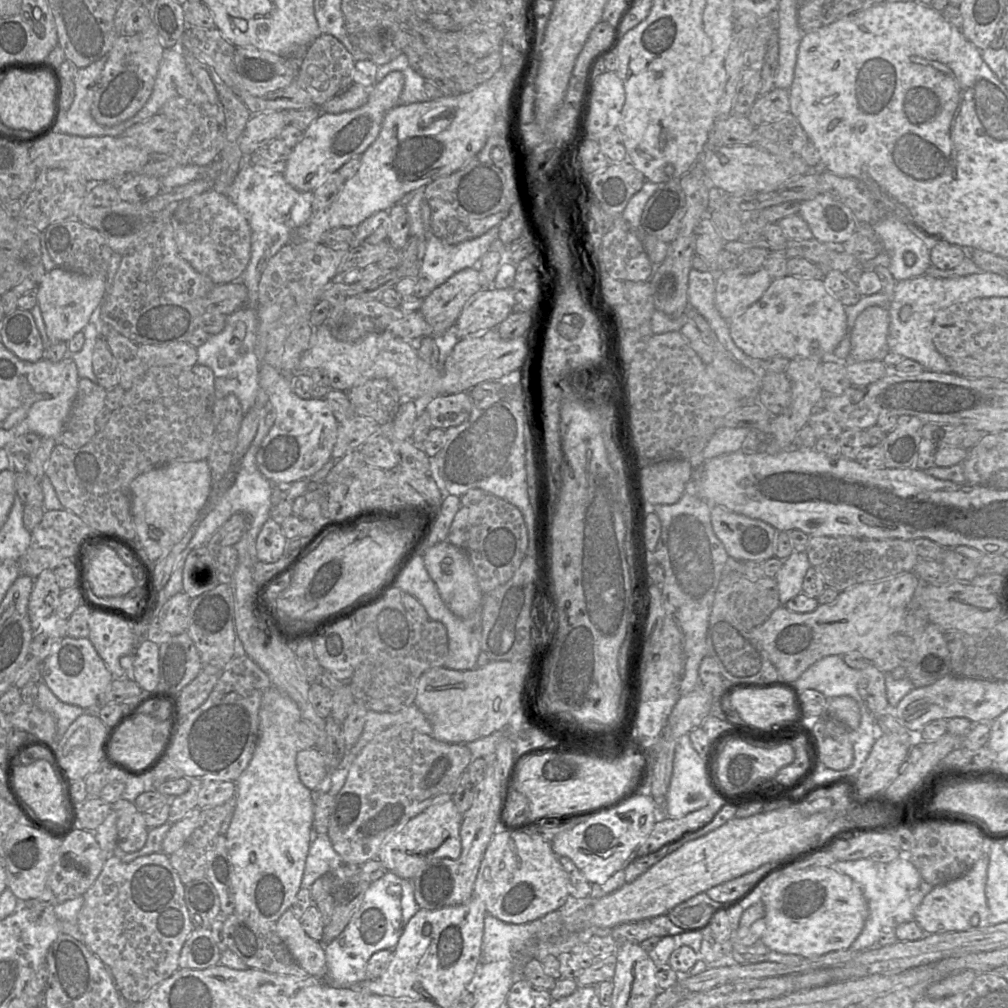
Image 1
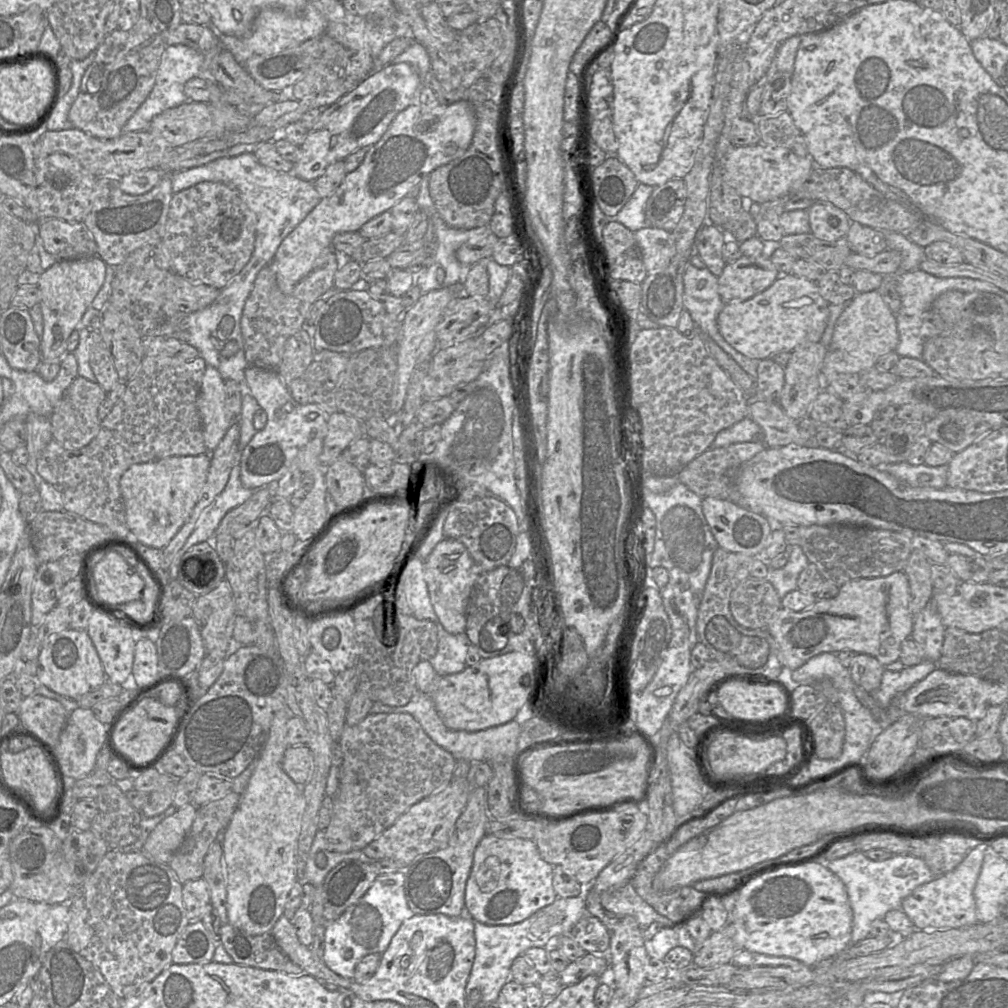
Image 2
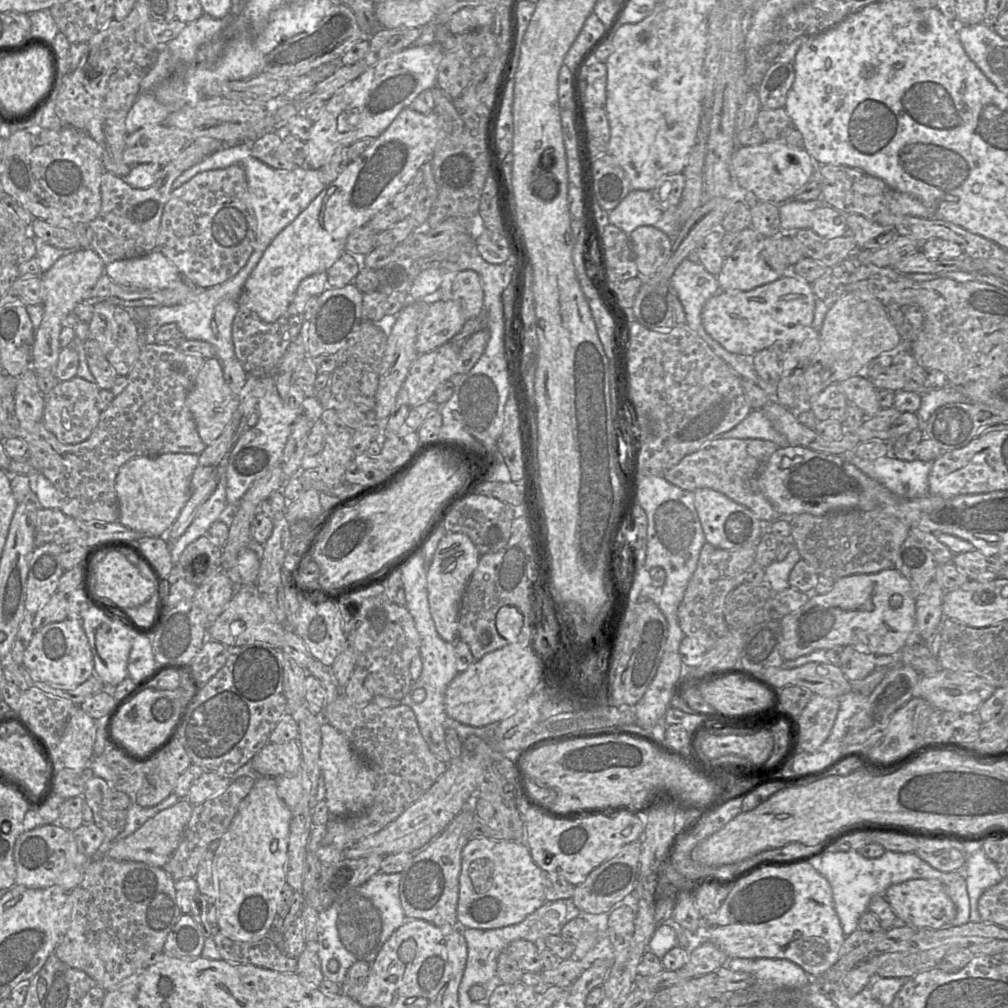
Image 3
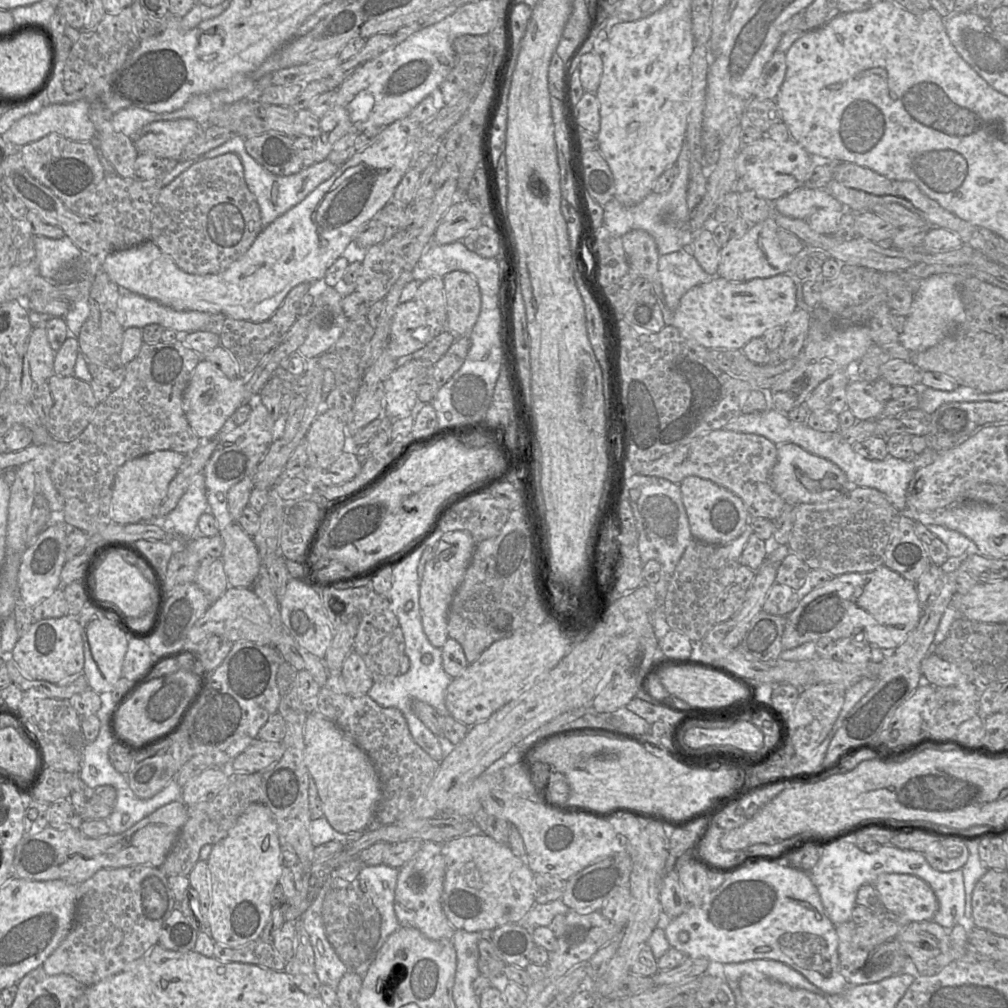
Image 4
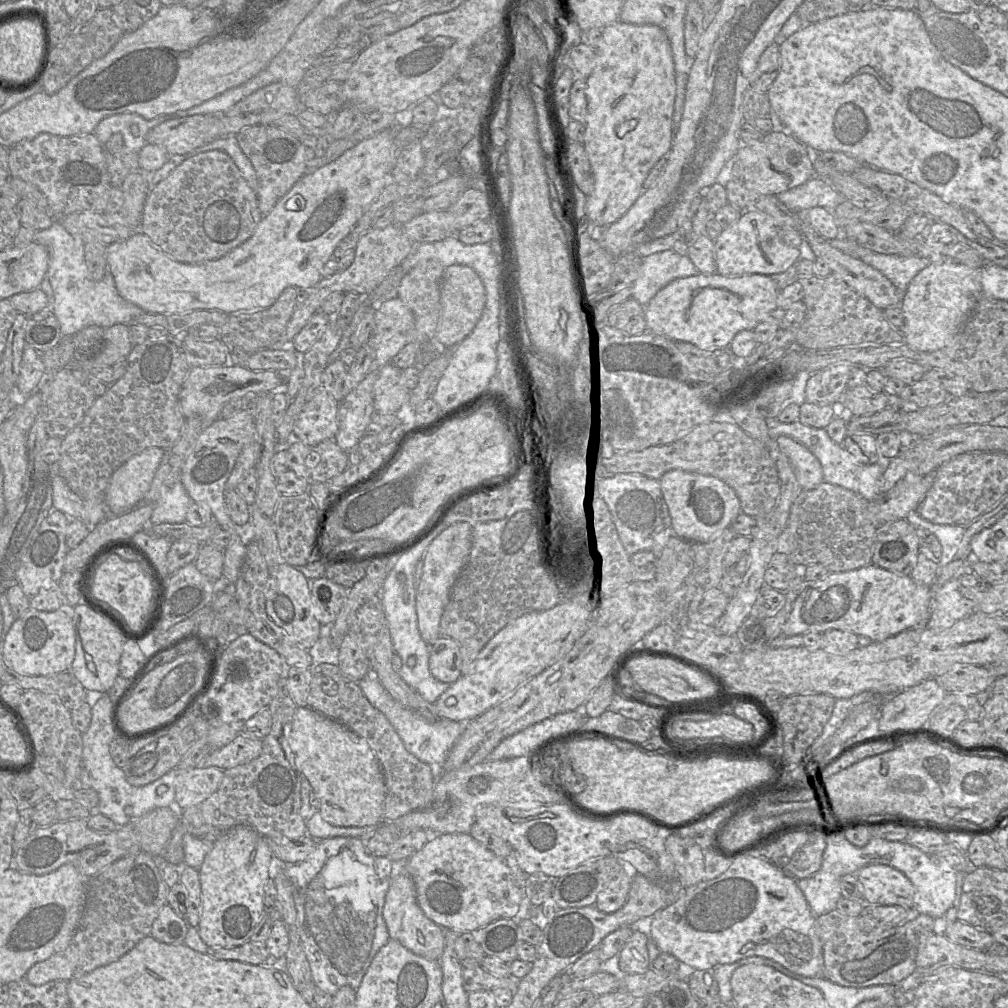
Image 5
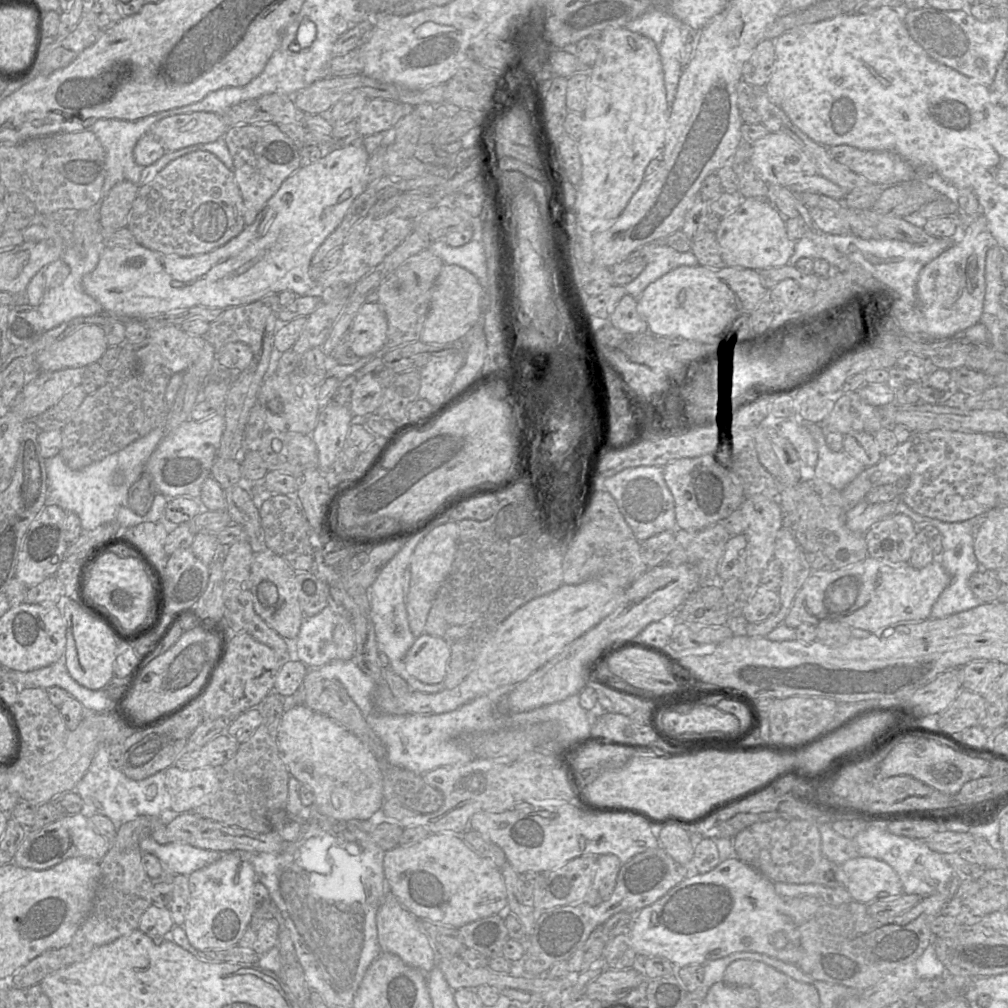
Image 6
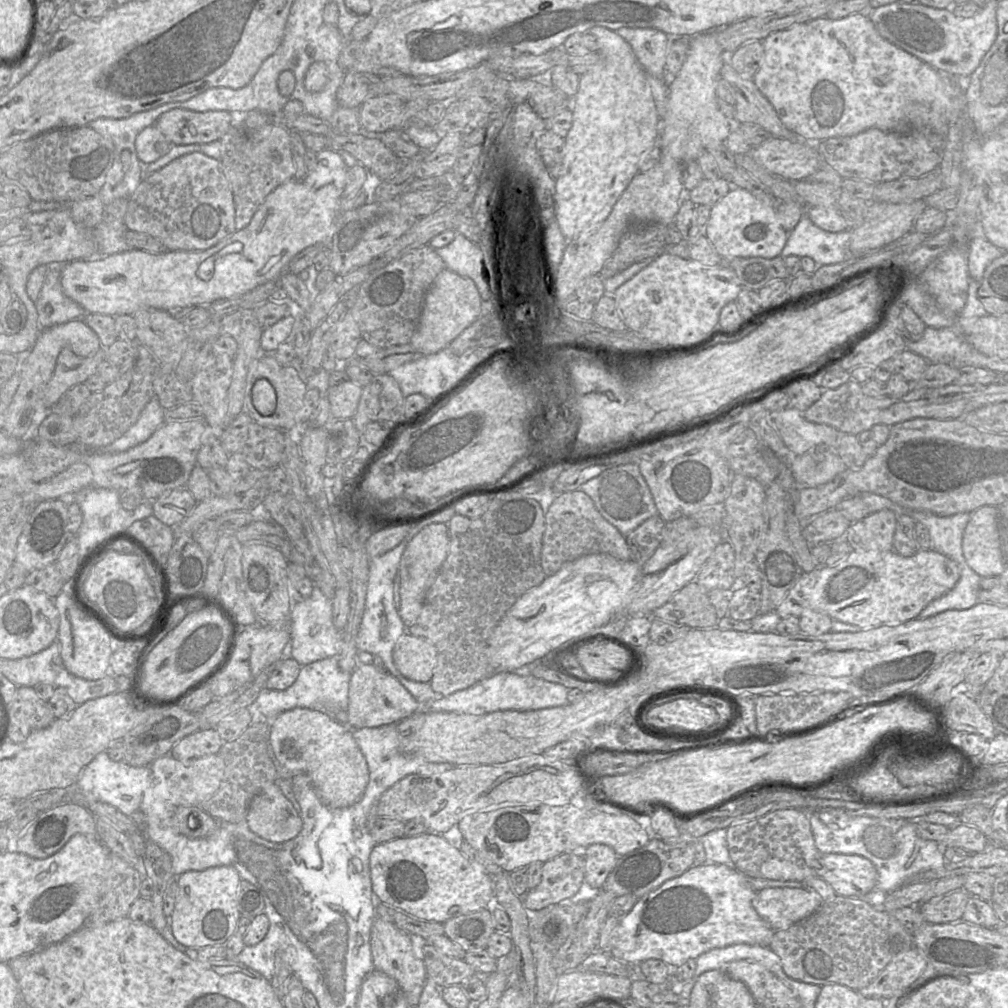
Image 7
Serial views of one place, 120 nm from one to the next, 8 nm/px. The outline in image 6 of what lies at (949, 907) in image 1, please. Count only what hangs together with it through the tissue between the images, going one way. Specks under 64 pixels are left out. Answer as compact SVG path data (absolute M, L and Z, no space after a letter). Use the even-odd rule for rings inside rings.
M859 857L845 861L840 868L845 875L844 888L854 901L868 905L904 894L900 877L884 861Z

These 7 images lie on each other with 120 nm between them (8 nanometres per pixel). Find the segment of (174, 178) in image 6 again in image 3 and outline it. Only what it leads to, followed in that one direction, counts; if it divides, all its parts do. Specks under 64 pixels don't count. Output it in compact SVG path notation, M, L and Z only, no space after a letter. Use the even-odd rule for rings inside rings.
M241 165L198 173L173 190L164 206L157 249L178 269L188 284L207 289L222 284L247 264L257 241L257 220L251 205L246 173Z

